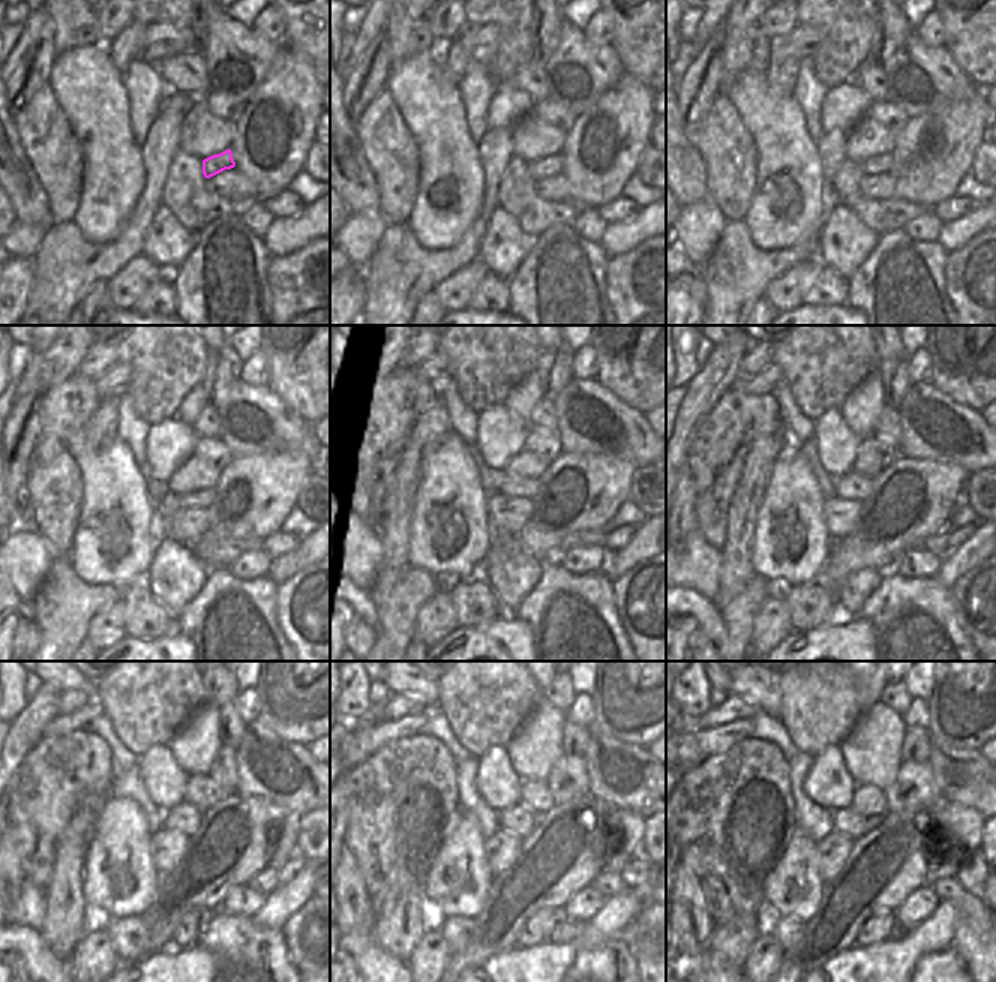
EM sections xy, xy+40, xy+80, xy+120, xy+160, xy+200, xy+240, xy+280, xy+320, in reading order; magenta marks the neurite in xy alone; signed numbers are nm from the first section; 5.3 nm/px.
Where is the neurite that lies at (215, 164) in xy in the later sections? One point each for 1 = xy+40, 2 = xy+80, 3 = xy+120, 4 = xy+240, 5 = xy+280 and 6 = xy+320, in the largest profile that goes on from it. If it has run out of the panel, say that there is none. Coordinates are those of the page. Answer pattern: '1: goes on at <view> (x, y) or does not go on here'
1: goes on at xy+40 (552, 165)
2: goes on at xy+80 (879, 164)
3: goes on at xy+120 (203, 498)
4: goes on at xy+240 (185, 817)
5: goes on at xy+280 (519, 820)
6: goes on at xy+320 (848, 822)

